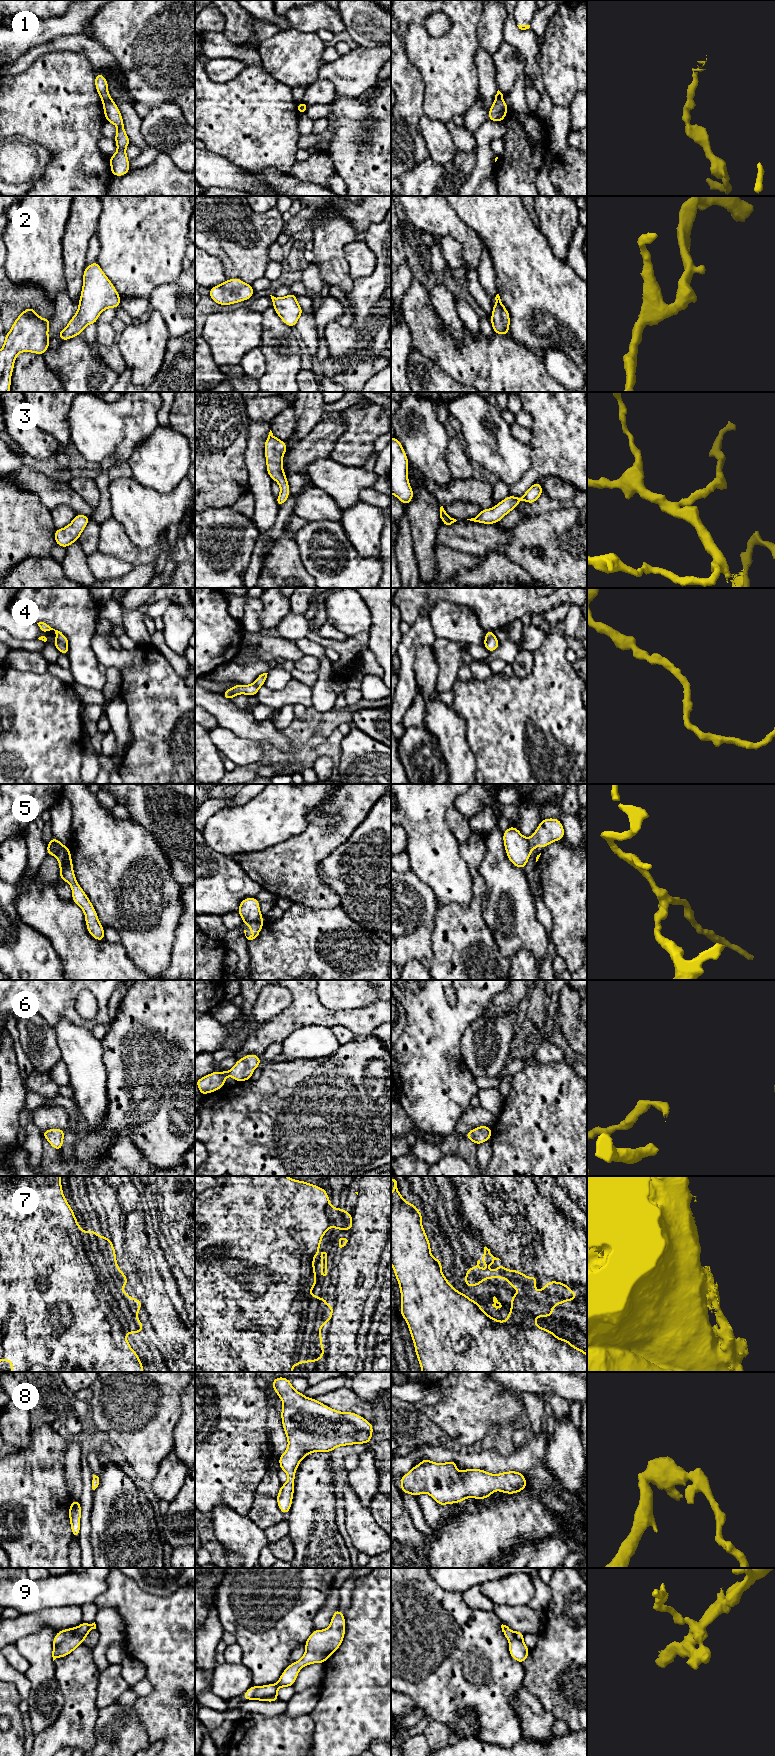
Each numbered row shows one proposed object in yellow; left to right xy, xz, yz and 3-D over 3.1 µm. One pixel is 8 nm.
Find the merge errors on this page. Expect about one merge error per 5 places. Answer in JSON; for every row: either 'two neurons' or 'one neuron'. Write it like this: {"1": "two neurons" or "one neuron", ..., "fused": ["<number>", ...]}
{"1": "one neuron", "2": "one neuron", "3": "one neuron", "4": "one neuron", "5": "two neurons", "6": "one neuron", "7": "one neuron", "8": "one neuron", "9": "one neuron", "fused": ["5"]}

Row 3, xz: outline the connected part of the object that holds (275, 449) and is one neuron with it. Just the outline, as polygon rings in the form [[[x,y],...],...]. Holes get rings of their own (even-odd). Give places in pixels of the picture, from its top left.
[[[270,430],[267,440],[264,443],[266,470],[272,480],[275,480],[280,486],[280,494],[276,498],[278,507],[282,506],[289,498],[290,486],[287,482],[282,460],[287,450],[286,442],[276,438]]]

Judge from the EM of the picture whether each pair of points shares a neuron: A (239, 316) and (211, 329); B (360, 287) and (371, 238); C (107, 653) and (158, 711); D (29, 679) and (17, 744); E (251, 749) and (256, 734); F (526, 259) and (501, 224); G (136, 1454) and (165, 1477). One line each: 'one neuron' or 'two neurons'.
A: one neuron
B: one neuron
C: one neuron
D: one neuron
E: two neurons
F: one neuron
G: two neurons

